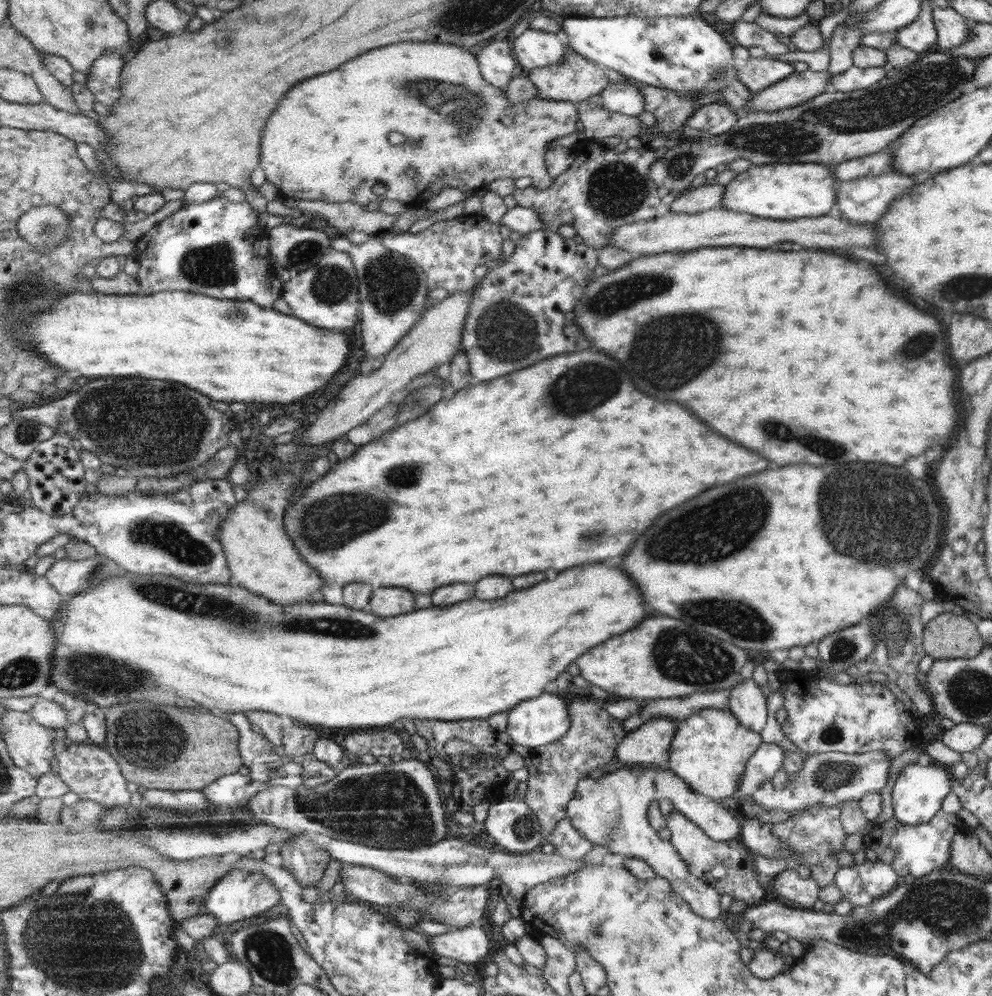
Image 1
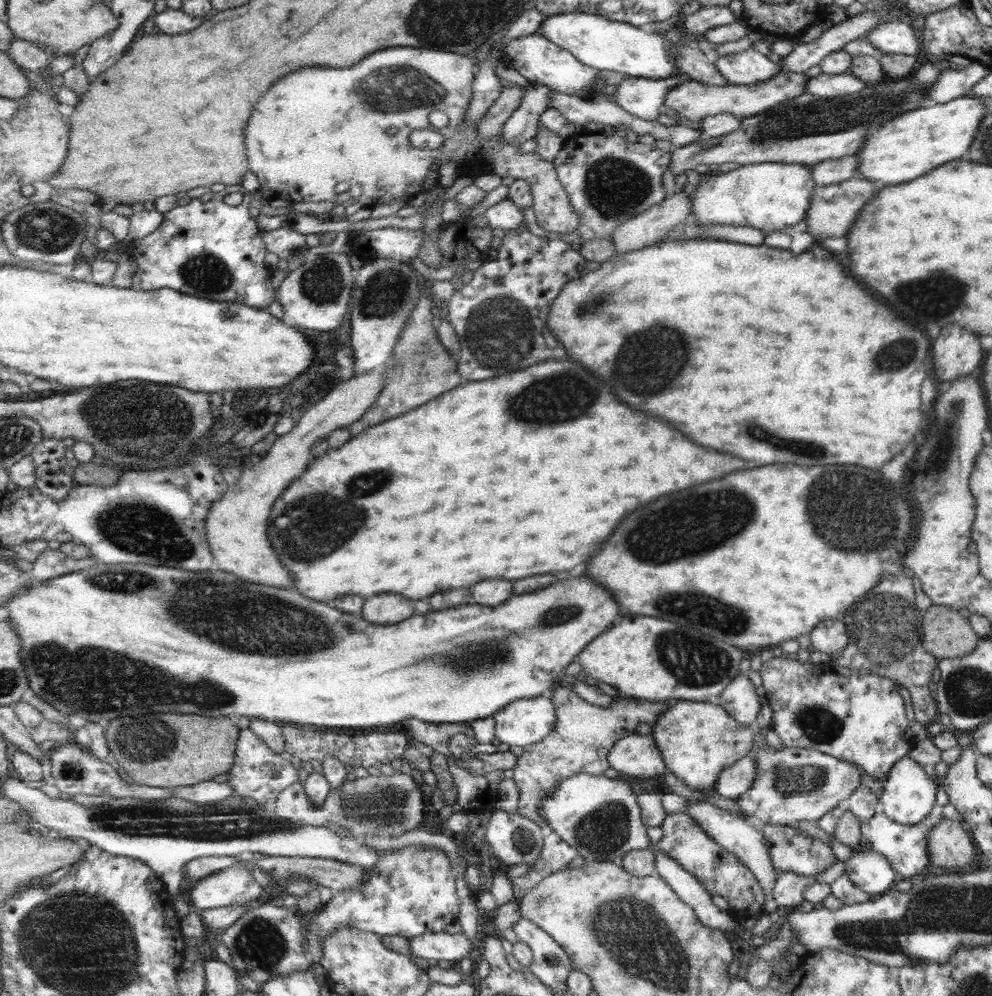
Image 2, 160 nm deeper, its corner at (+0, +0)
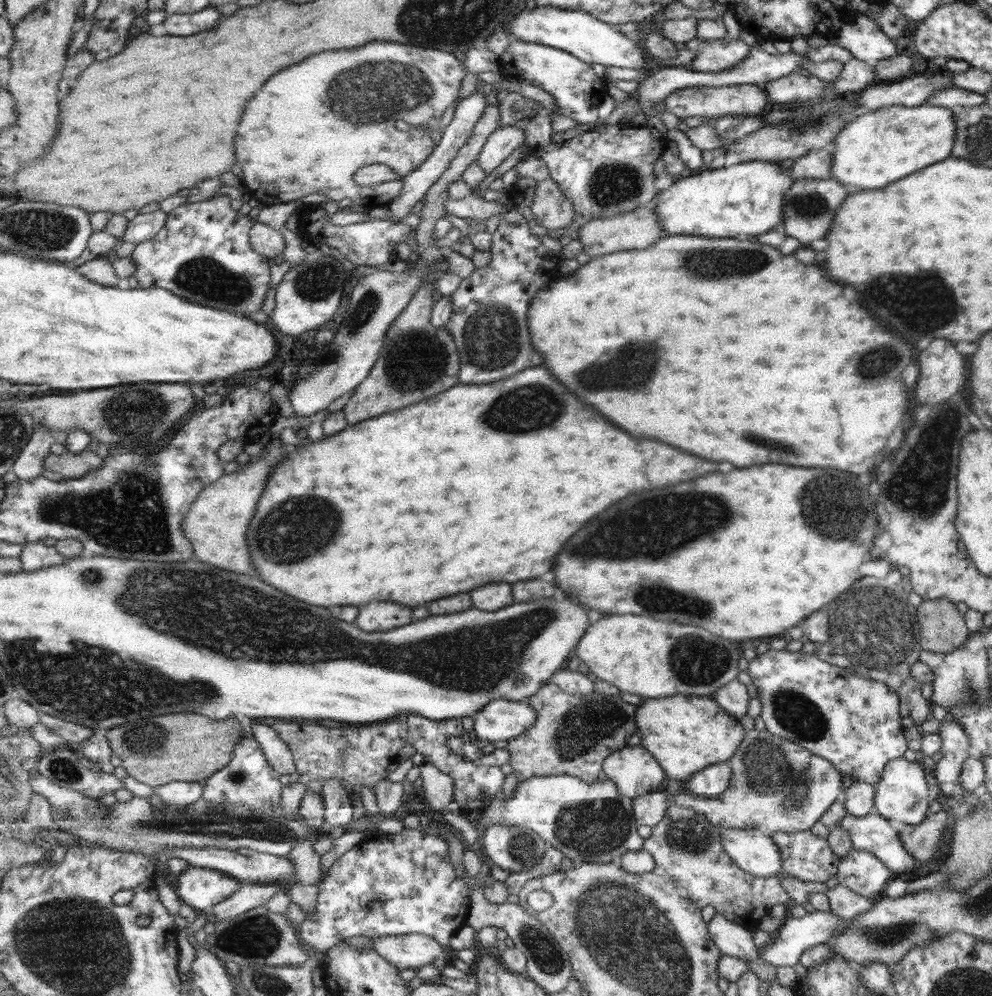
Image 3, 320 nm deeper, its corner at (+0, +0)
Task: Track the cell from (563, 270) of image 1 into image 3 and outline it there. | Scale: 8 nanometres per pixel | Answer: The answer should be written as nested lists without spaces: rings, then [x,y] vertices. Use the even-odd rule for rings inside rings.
[[[507,211],[500,220],[499,228],[492,234],[492,261],[487,267],[478,268],[467,280],[462,280],[459,288],[450,296],[453,314],[446,328],[453,334],[460,348],[460,382],[463,385],[487,385],[505,380],[522,370],[543,364],[542,354],[533,347],[533,336],[529,328],[528,312],[531,301],[549,283],[562,277],[559,264],[564,259],[564,251],[558,239],[547,236],[533,236],[527,220],[516,211]]]

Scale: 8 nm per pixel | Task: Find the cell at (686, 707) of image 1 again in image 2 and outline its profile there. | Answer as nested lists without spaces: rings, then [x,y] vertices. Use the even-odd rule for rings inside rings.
[[[560,686],[547,697],[557,706],[557,726],[543,741],[522,748],[519,764],[512,769],[512,778],[519,790],[518,812],[549,831],[549,823],[540,813],[540,806],[552,795],[558,782],[581,773],[603,775],[605,770],[611,768],[608,756],[617,741],[635,735],[641,723],[650,726],[657,724],[661,714],[680,700],[671,699],[671,704],[663,704],[621,696],[609,708],[601,708],[579,697],[575,691]]]

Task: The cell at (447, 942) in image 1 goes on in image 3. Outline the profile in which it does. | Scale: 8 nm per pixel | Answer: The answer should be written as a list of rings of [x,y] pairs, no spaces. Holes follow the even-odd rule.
[[[422,934],[387,935],[374,937],[372,948],[397,969],[418,969],[433,965],[433,958],[446,956],[447,948],[434,938]]]

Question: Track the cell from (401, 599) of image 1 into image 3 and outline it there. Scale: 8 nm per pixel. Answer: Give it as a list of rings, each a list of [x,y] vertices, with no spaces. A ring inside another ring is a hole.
[[[373,602],[361,608],[356,625],[365,632],[387,632],[413,622],[413,610],[393,602]]]

